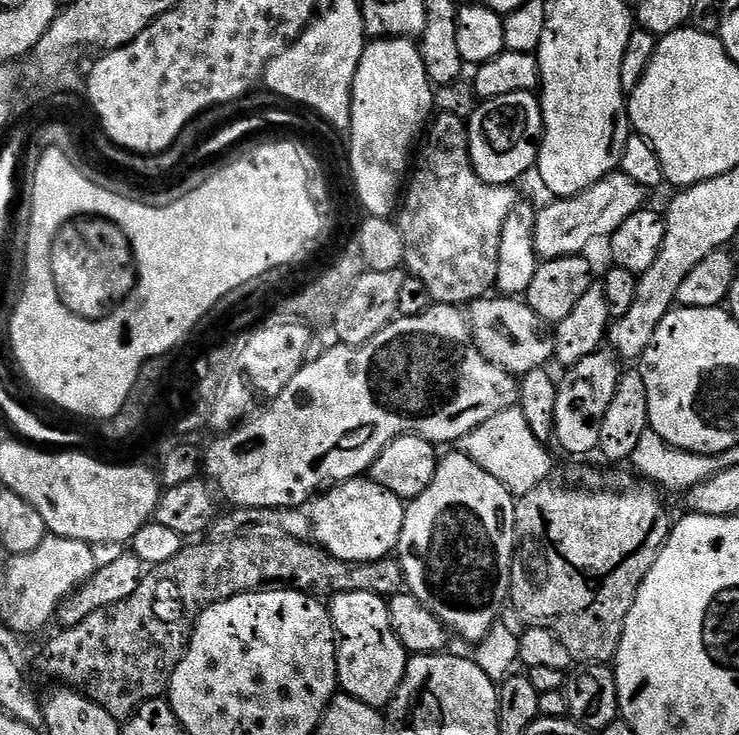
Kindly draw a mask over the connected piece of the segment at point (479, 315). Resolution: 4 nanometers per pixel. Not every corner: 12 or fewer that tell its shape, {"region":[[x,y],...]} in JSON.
{"region":[[523,299],[473,300],[476,348],[517,378],[556,354]]}

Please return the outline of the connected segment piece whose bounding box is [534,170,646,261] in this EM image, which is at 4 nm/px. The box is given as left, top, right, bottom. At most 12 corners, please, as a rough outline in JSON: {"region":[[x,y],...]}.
{"region":[[617,170],[536,213],[541,261],[578,256],[645,207]]}

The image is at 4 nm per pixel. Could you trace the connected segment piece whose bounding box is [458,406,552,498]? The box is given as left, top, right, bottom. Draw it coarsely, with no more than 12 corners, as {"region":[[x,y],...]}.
{"region":[[518,406],[459,441],[515,497],[545,483],[552,458]]}

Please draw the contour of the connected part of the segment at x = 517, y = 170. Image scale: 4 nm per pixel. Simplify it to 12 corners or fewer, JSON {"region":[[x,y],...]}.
{"region":[[531,92],[477,103],[466,120],[478,178],[536,168],[544,115]]}

